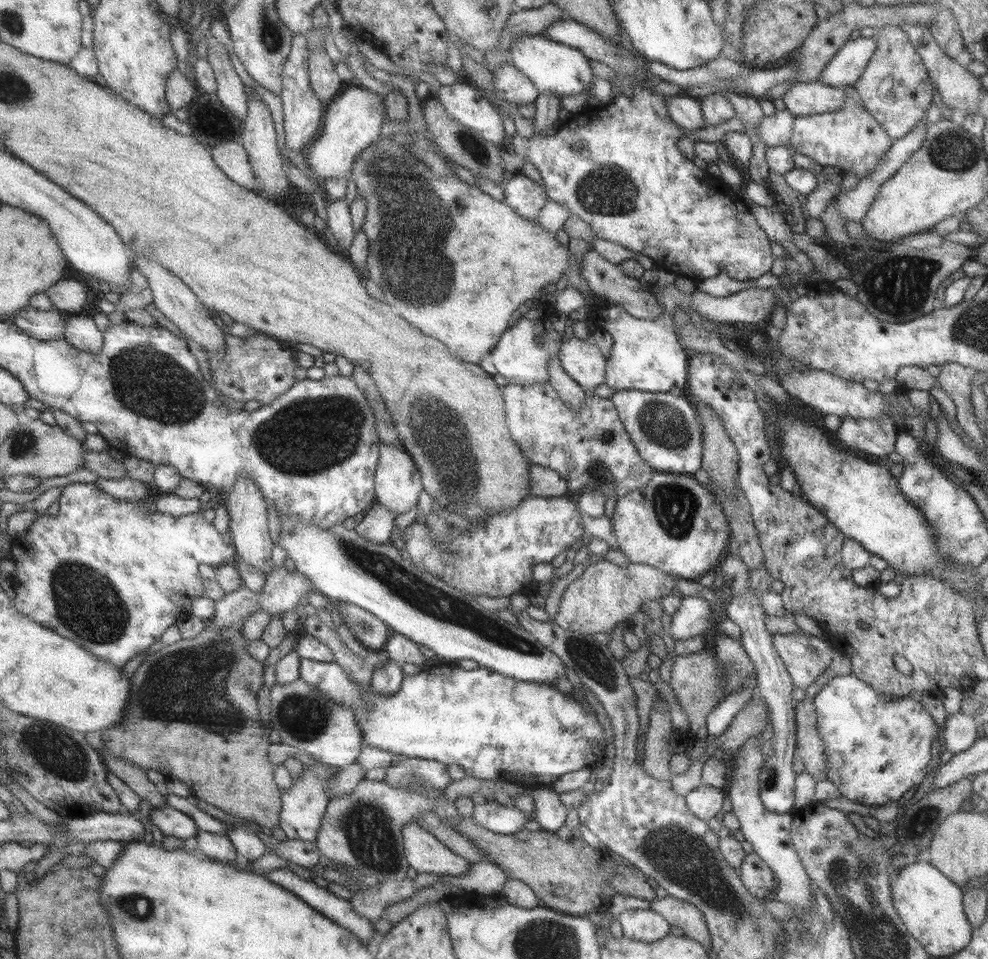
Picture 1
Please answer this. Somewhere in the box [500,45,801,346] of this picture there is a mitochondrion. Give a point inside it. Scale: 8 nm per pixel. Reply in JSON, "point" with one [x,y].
{"point":[607,189]}

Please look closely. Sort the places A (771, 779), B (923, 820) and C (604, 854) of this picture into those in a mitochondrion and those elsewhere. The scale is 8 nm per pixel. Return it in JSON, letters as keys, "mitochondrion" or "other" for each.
{"A":"mitochondrion","B":"mitochondrion","C":"other"}

